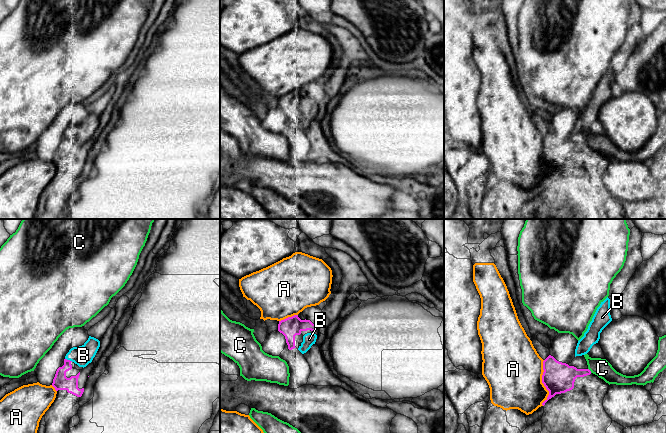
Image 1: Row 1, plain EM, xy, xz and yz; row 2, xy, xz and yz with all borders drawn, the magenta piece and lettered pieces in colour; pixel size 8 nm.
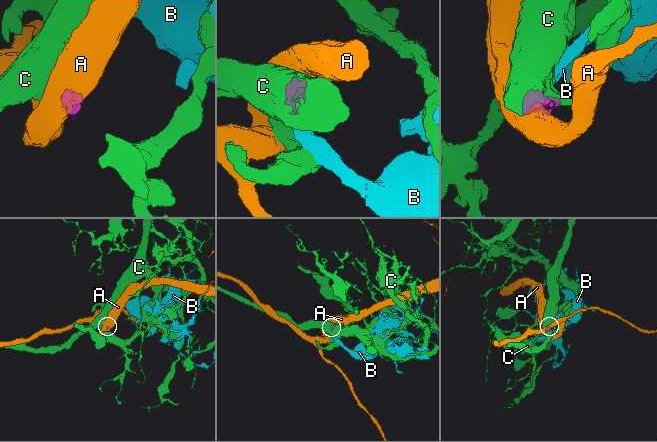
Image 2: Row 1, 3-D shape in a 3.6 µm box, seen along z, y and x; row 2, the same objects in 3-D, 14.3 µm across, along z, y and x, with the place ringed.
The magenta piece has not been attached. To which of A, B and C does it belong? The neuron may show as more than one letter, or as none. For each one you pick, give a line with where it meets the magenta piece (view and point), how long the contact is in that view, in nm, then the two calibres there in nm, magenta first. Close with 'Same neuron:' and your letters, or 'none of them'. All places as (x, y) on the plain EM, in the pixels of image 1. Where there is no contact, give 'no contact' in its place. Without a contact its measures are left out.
B: contact xy (69, 136); length 70 nm; calibres 130 and 160 nm
Same neuron: B

